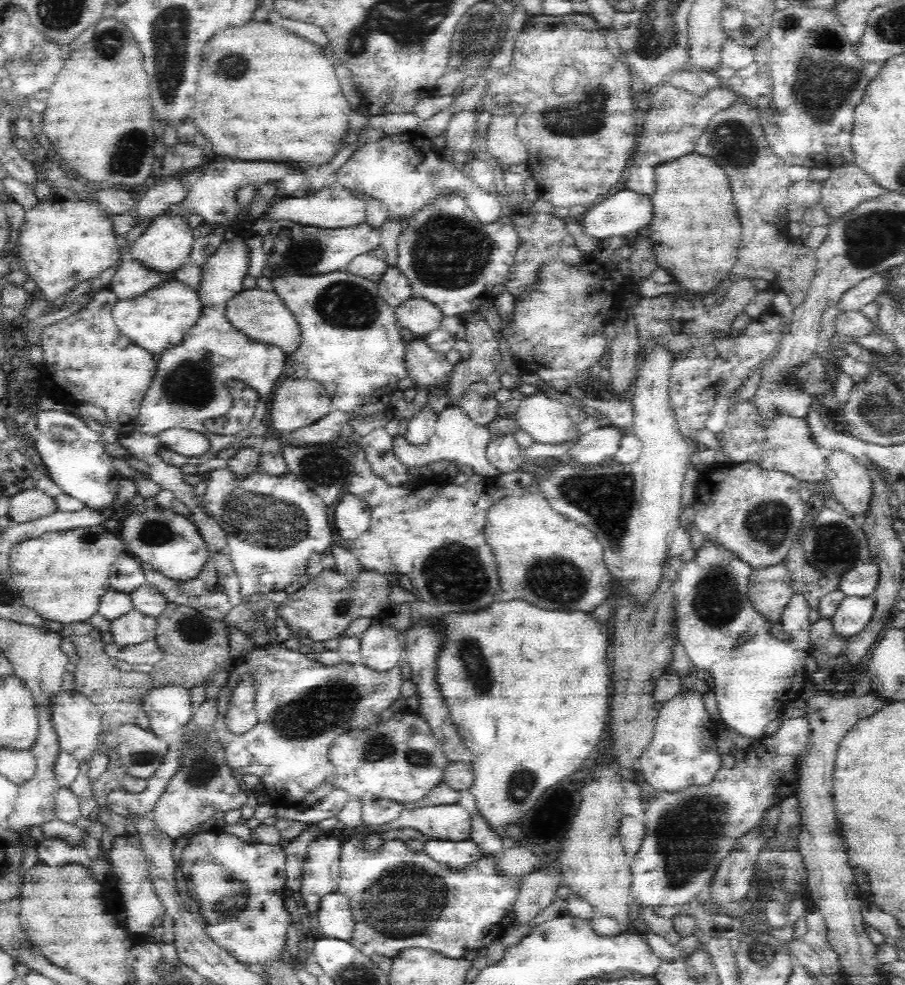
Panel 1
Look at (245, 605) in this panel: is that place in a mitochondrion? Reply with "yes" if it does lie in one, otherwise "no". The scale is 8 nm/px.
no

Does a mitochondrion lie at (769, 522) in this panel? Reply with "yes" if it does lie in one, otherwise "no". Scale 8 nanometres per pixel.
yes

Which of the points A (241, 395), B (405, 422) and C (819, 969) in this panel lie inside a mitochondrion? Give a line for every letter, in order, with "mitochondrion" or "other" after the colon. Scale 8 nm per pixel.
A: mitochondrion
B: other
C: other

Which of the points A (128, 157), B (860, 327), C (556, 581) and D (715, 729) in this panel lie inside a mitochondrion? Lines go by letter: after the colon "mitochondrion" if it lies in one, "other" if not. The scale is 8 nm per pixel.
A: mitochondrion
B: other
C: mitochondrion
D: other

